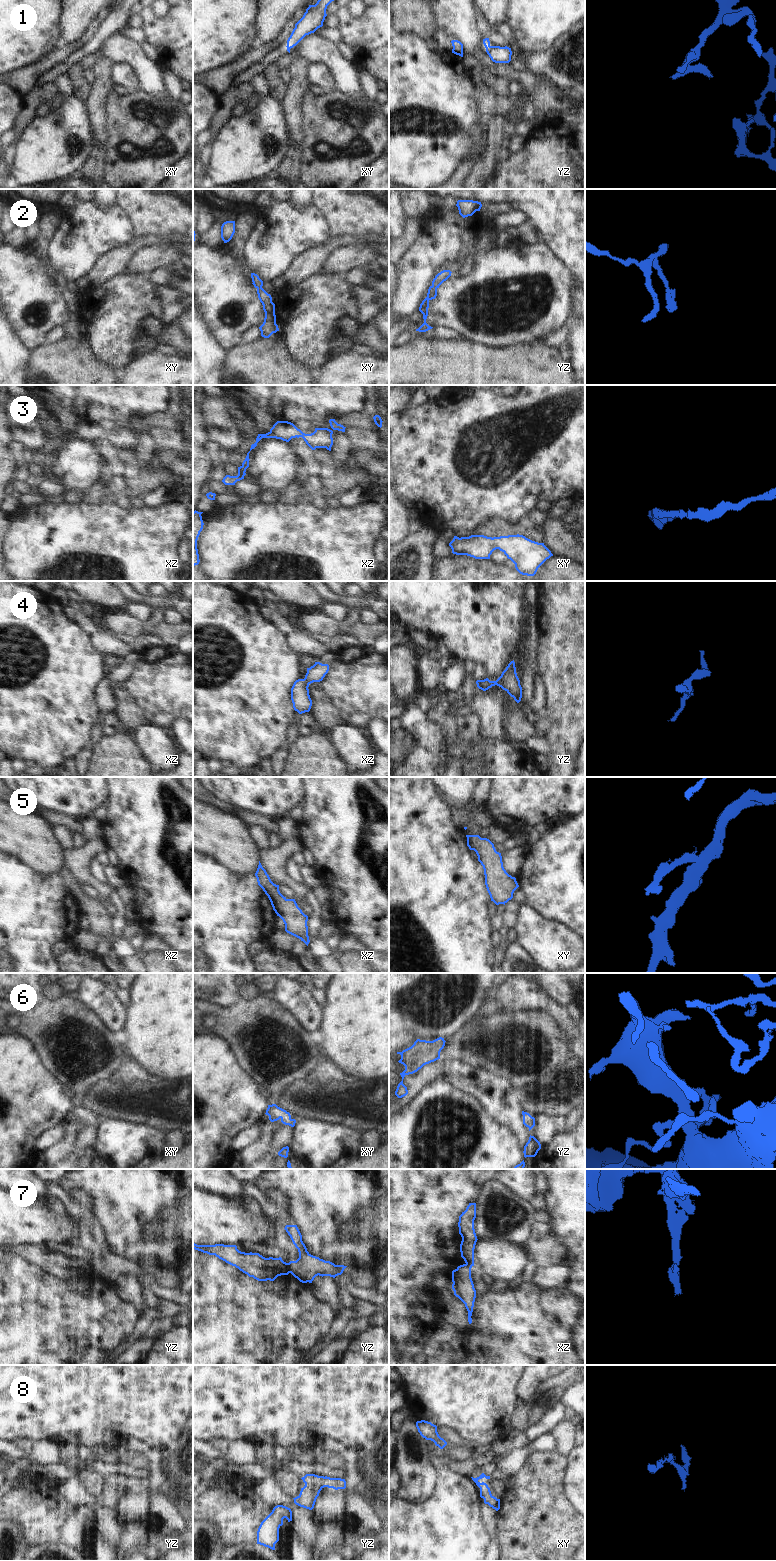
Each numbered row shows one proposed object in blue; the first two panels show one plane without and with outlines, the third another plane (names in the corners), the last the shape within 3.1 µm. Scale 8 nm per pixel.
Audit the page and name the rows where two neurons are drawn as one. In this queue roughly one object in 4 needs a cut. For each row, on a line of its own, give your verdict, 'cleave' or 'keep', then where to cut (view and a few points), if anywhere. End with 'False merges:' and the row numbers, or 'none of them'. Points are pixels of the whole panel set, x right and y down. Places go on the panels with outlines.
1: cleave; cut in yz along (490, 46), (486, 49)
2: keep; no cut
3: keep; no cut
4: keep; no cut
5: keep; no cut
6: keep; no cut
7: cleave; cut in yz along (288, 1263), (288, 1270), (290, 1272)
8: keep; no cut
False merges: 1, 7

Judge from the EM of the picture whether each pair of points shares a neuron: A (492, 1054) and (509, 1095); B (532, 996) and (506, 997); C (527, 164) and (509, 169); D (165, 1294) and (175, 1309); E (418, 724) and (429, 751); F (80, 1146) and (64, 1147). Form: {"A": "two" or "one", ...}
{"A": "two", "B": "one", "C": "one", "D": "two", "E": "one", "F": "two"}

